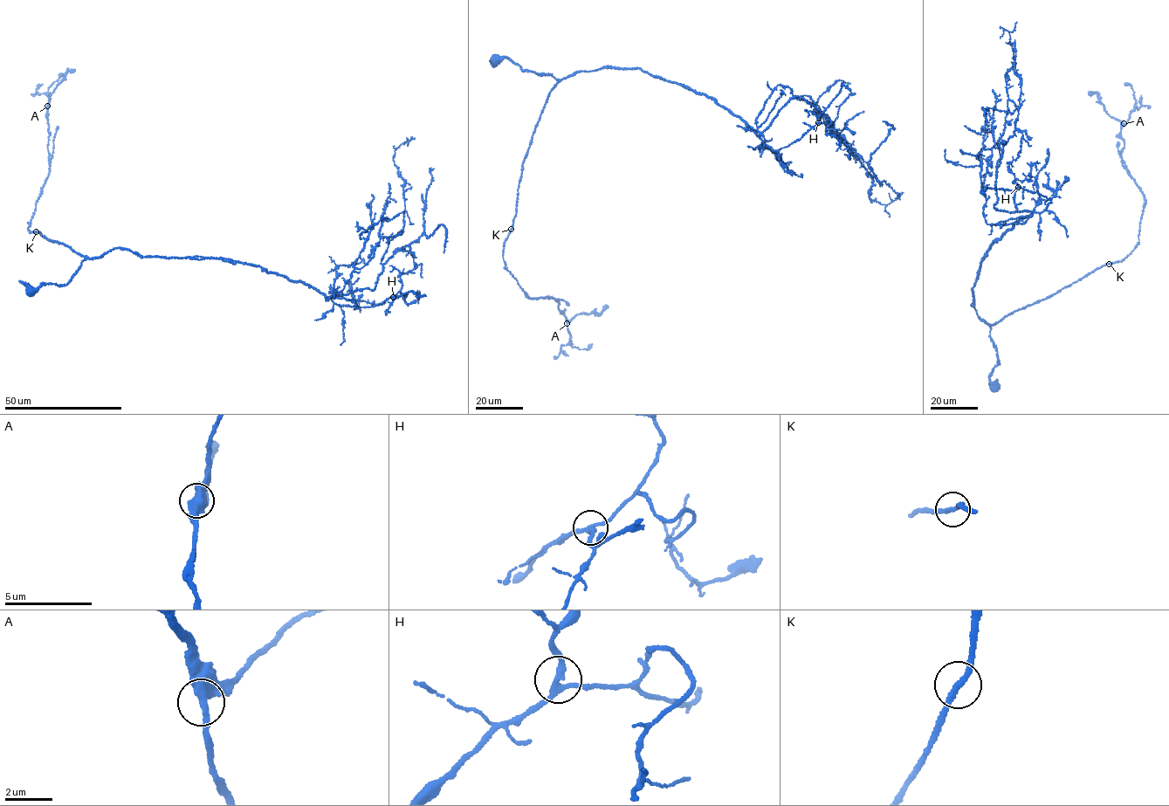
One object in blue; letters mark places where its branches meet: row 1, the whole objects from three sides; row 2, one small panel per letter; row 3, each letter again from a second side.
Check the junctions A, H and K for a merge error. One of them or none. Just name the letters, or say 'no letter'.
no letter

